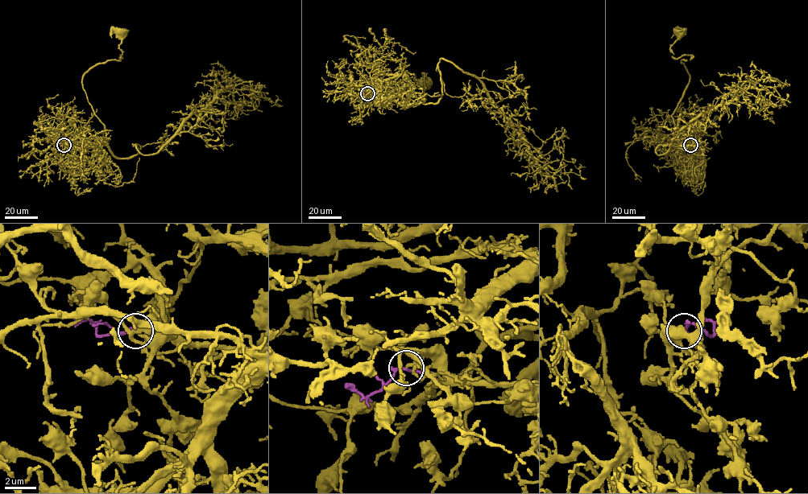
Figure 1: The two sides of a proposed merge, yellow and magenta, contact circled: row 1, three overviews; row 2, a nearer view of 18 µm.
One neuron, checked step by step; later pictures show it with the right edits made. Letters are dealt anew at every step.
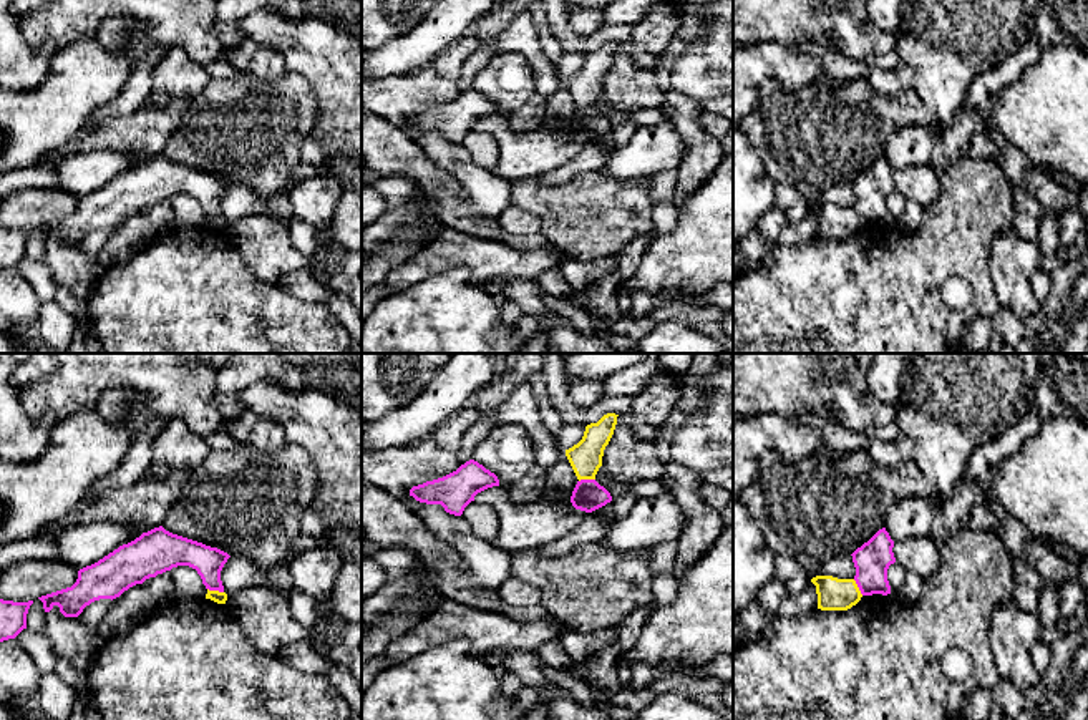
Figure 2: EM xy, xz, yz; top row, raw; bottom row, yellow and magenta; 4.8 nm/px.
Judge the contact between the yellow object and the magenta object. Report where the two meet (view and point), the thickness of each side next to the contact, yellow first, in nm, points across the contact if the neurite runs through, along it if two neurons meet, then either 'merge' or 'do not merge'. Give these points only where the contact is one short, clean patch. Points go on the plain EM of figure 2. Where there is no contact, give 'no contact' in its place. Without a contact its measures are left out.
contact xy (216, 219); calibres 60 and 150 nm; border xy (208, 216), (223, 221); do not merge

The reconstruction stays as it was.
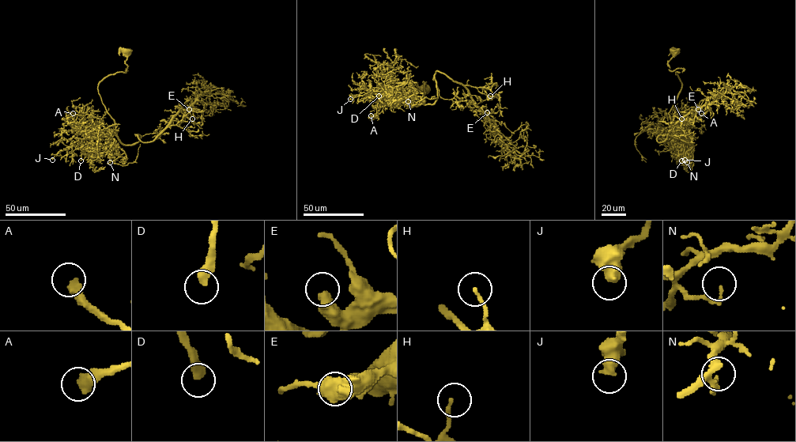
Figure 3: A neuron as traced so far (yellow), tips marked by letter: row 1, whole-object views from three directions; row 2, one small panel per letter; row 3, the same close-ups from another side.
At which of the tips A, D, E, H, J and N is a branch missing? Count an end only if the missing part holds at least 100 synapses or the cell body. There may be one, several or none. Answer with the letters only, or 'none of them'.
D

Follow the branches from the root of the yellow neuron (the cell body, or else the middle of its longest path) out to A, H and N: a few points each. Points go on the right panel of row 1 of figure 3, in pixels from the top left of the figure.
A: (674, 51), (669, 69), (682, 71), (676, 72), (681, 86), (669, 113), (671, 130), (701, 113)
H: (674, 51), (669, 69), (682, 71), (671, 130), (690, 145), (657, 140), (681, 118)
N: (674, 51), (667, 64), (682, 69), (676, 72), (681, 86), (669, 115), (671, 130), (693, 147), (687, 162)

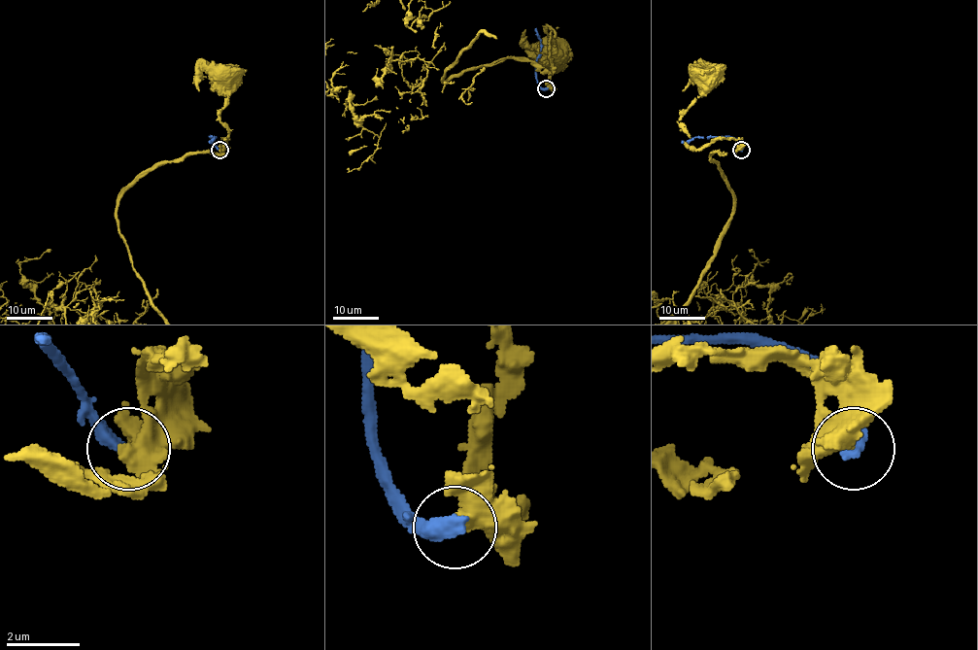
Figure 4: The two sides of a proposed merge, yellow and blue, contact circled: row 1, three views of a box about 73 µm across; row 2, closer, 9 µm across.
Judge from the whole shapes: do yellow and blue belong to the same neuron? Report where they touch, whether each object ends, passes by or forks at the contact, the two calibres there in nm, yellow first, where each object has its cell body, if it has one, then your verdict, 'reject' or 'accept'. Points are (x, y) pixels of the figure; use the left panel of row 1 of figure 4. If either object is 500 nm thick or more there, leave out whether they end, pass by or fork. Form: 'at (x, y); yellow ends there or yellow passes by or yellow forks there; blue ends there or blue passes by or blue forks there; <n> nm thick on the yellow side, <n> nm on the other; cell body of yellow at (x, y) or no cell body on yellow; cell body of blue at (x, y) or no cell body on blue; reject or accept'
at (219, 150); 600 nm thick on the yellow side, 440 nm on the other; cell body of yellow at (226, 78); no cell body on blue; reject

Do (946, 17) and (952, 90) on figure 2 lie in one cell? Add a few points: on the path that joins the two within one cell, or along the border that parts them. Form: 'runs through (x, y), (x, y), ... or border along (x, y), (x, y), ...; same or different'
runs through (946, 35), (946, 72); same

